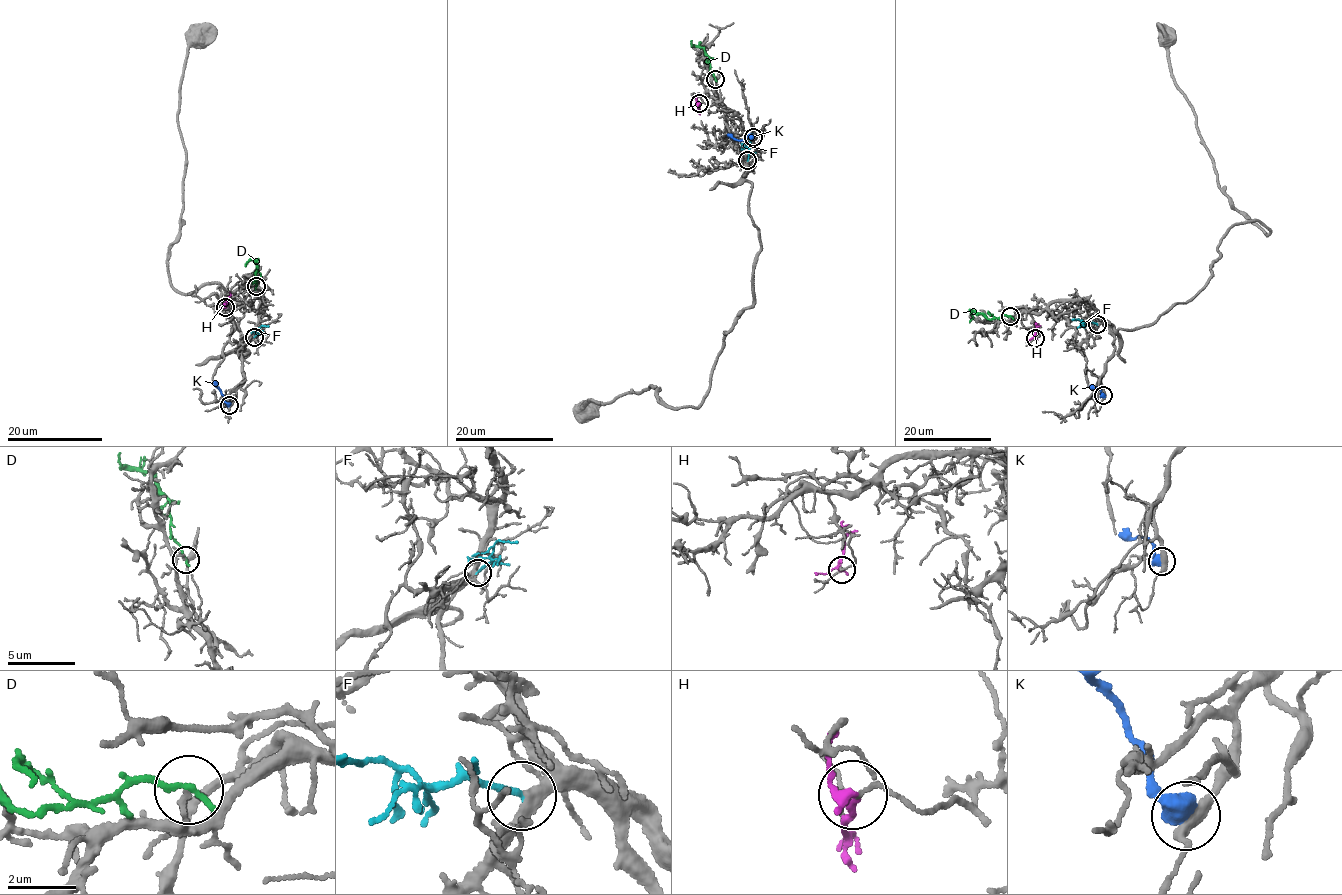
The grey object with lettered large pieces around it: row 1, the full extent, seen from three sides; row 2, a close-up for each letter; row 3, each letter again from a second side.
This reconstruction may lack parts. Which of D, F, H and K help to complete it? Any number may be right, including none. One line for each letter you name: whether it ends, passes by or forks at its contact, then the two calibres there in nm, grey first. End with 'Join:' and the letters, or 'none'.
F: it ends; calibres 280 and 160 nm
Join: F

